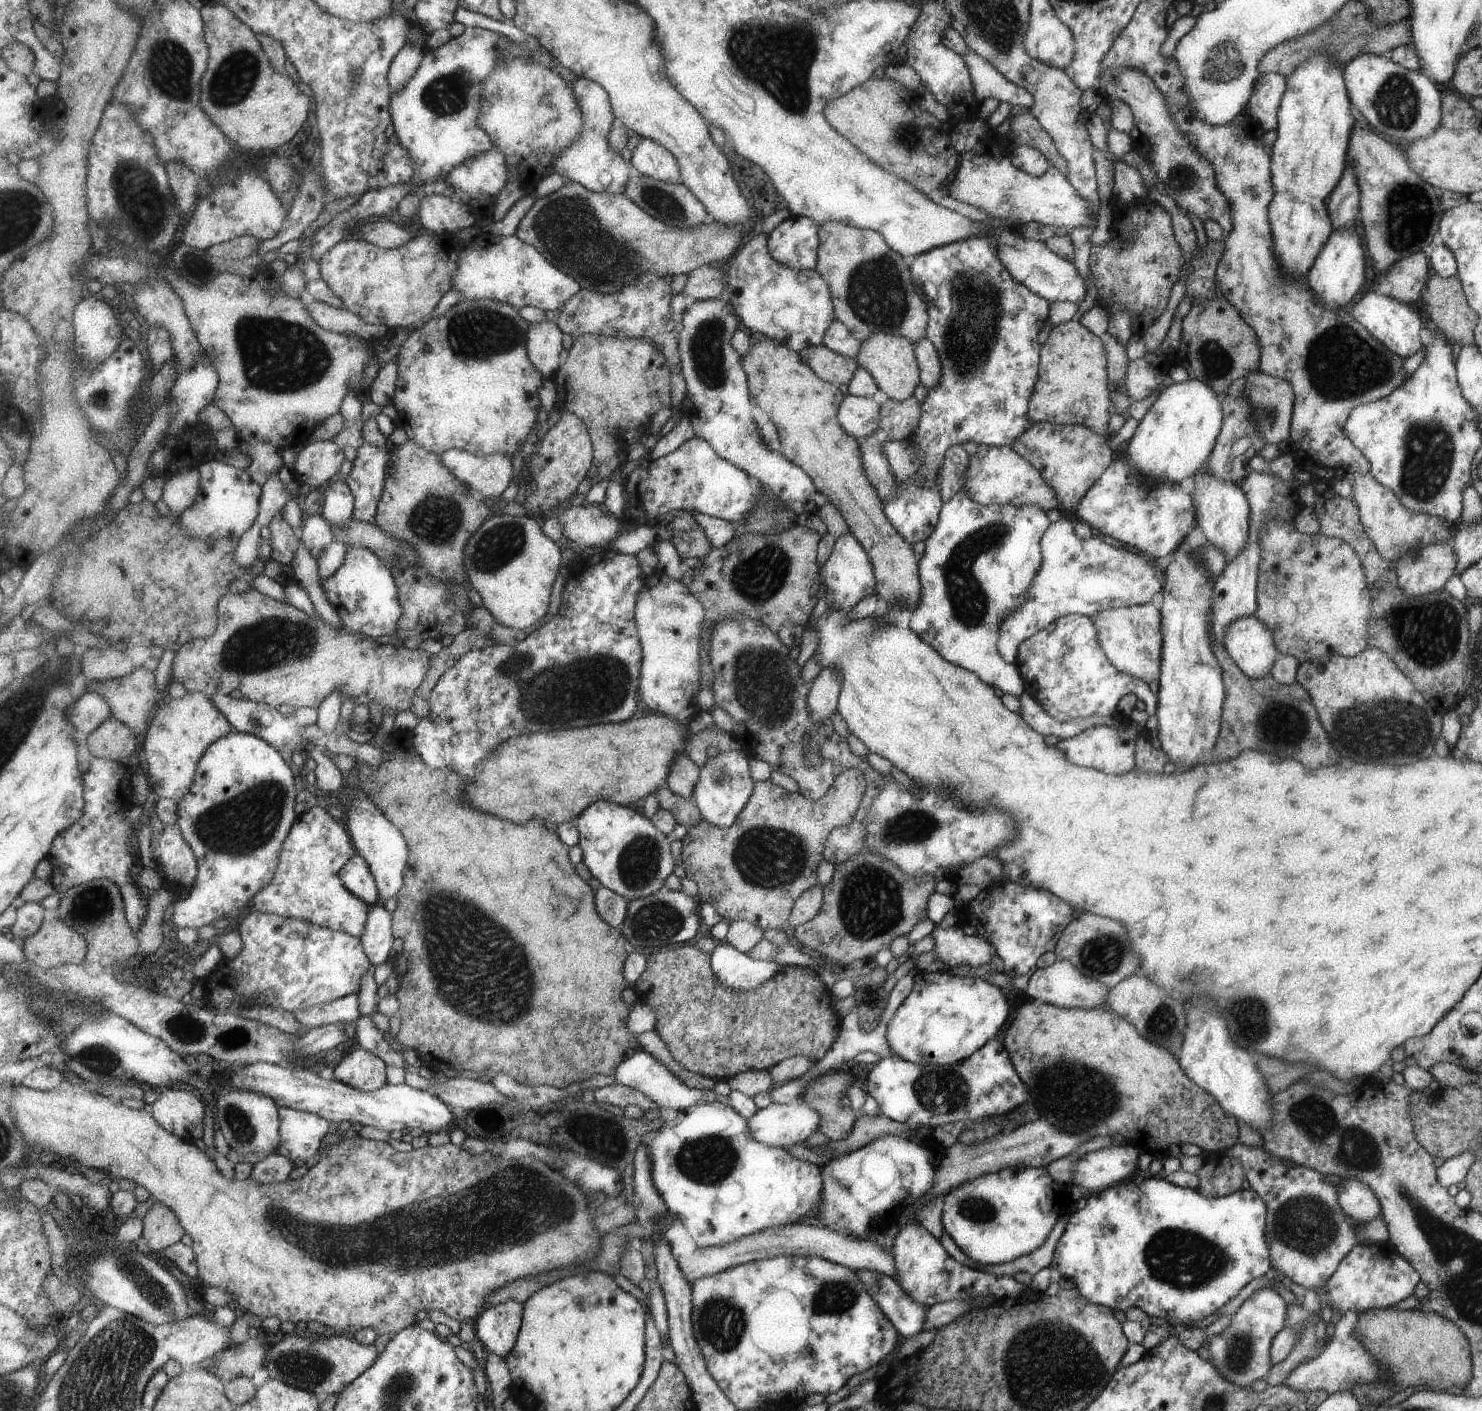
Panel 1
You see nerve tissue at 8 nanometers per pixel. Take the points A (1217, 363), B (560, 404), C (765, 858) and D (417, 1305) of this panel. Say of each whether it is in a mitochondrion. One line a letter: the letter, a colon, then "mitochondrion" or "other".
A: mitochondrion
B: other
C: mitochondrion
D: other

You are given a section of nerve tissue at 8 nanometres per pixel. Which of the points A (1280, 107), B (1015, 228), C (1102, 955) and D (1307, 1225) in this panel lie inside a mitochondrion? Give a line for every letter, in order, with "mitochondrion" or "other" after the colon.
A: other
B: other
C: mitochondrion
D: mitochondrion

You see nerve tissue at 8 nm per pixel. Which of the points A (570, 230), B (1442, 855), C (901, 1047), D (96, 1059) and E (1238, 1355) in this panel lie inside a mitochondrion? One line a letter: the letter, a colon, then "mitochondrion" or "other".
A: mitochondrion
B: other
C: other
D: mitochondrion
E: mitochondrion

